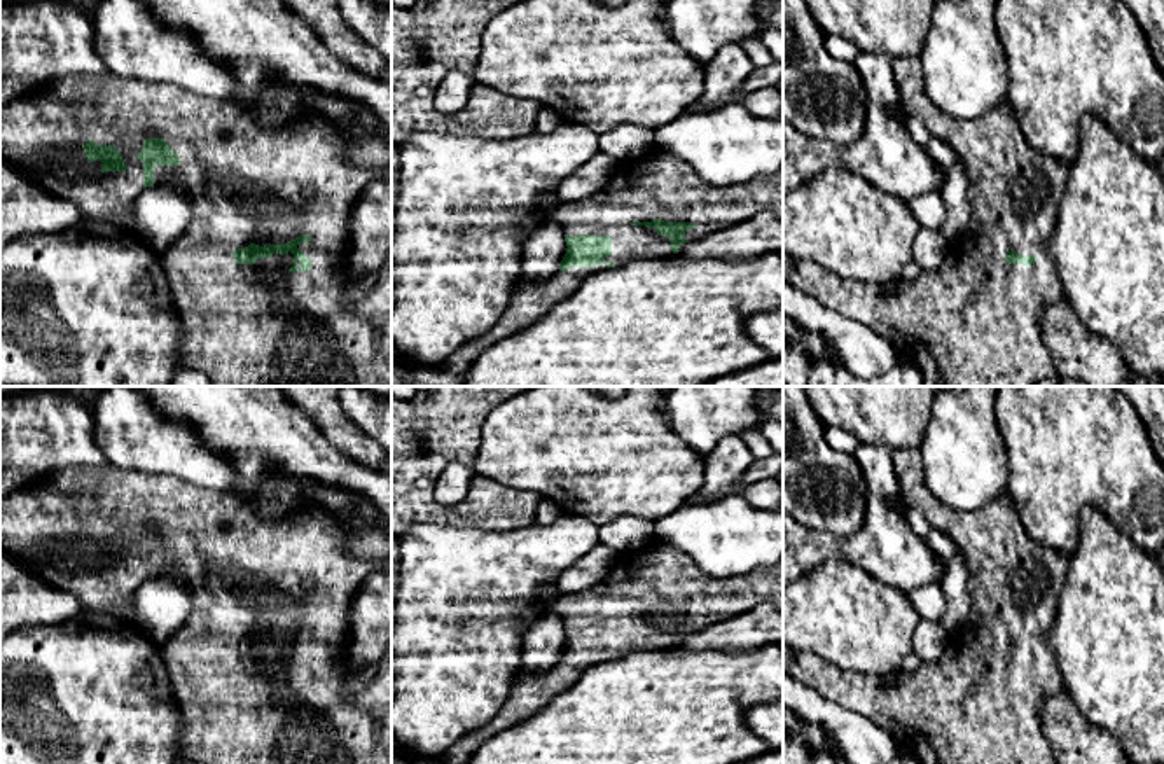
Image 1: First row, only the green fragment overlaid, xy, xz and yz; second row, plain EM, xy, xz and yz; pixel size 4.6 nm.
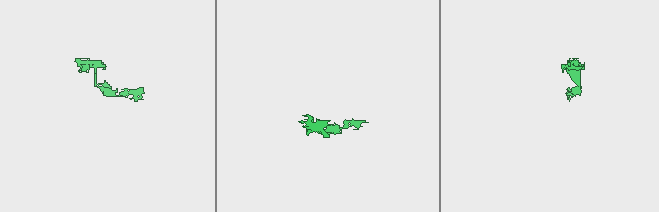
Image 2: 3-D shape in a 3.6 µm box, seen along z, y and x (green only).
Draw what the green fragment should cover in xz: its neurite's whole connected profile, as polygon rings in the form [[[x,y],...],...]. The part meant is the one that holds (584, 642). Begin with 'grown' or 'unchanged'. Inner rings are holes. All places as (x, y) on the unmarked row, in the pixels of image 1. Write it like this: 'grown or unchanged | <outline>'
grown | [[[654,540],[643,549],[622,552],[606,577],[580,593],[559,594],[551,610],[565,619],[566,645],[556,670],[528,675],[521,670],[502,710],[481,727],[456,740],[435,762],[465,764],[493,734],[545,708],[570,689],[589,666],[622,659],[631,652],[680,647],[690,633],[743,614],[760,603],[783,612],[783,565],[759,566],[729,579],[706,575],[683,551]]]

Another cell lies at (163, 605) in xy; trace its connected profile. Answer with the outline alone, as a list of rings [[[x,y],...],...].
[[[168,577],[145,579],[136,593],[136,626],[159,647],[185,626],[192,596]]]

